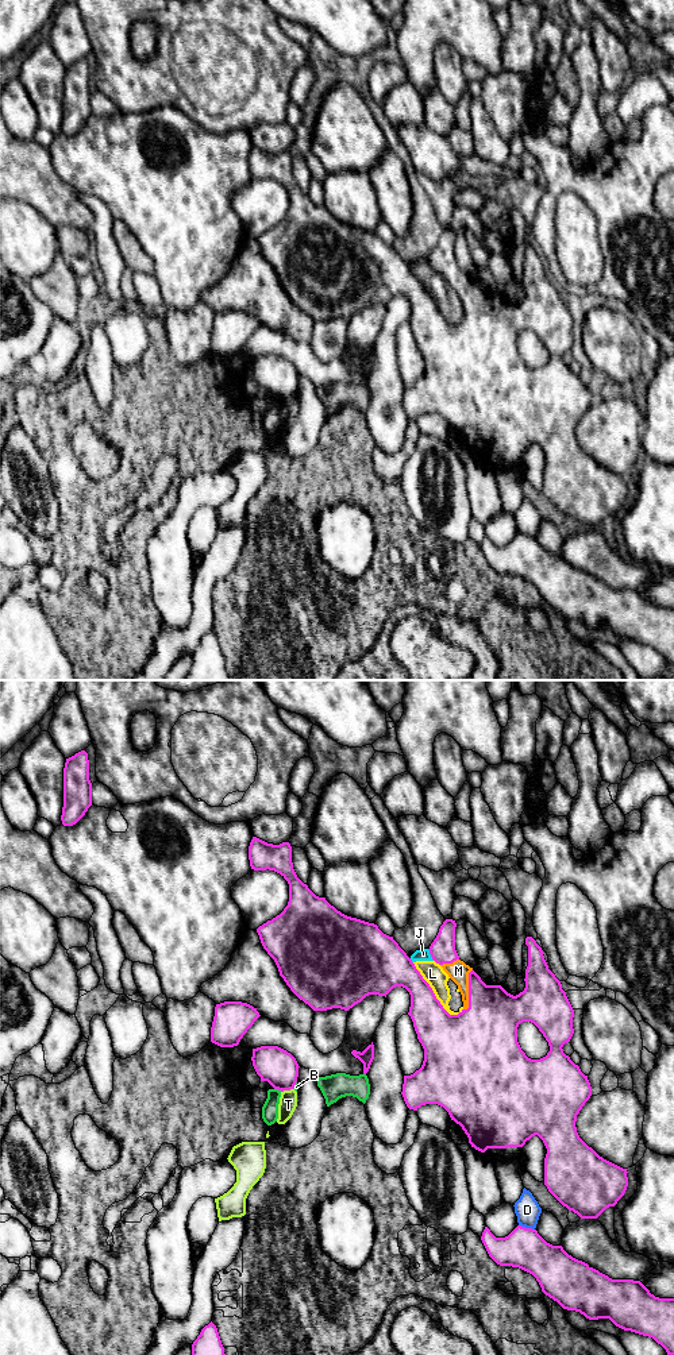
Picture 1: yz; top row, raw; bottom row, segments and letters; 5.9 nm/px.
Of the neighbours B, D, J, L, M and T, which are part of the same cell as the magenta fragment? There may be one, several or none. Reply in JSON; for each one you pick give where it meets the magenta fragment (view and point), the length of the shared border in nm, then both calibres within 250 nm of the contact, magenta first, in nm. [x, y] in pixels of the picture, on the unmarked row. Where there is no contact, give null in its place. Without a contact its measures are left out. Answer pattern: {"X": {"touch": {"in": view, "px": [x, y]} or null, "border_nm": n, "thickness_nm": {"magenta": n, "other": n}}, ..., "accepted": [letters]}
{"M": {"touch": {"in": "yz", "px": [469, 300]}, "border_nm": 260, "thickness_nm": {"magenta": 340, "other": 120}}, "accepted": ["M"]}

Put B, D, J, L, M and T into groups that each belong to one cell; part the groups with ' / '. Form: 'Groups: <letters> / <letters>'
Groups: B J L / D / M / T

